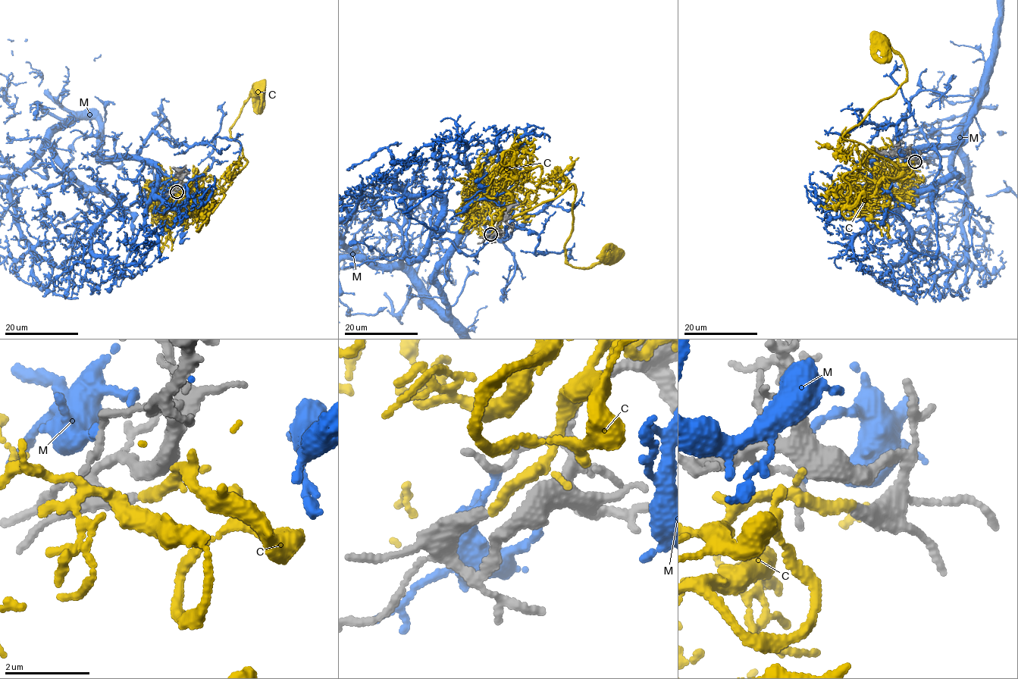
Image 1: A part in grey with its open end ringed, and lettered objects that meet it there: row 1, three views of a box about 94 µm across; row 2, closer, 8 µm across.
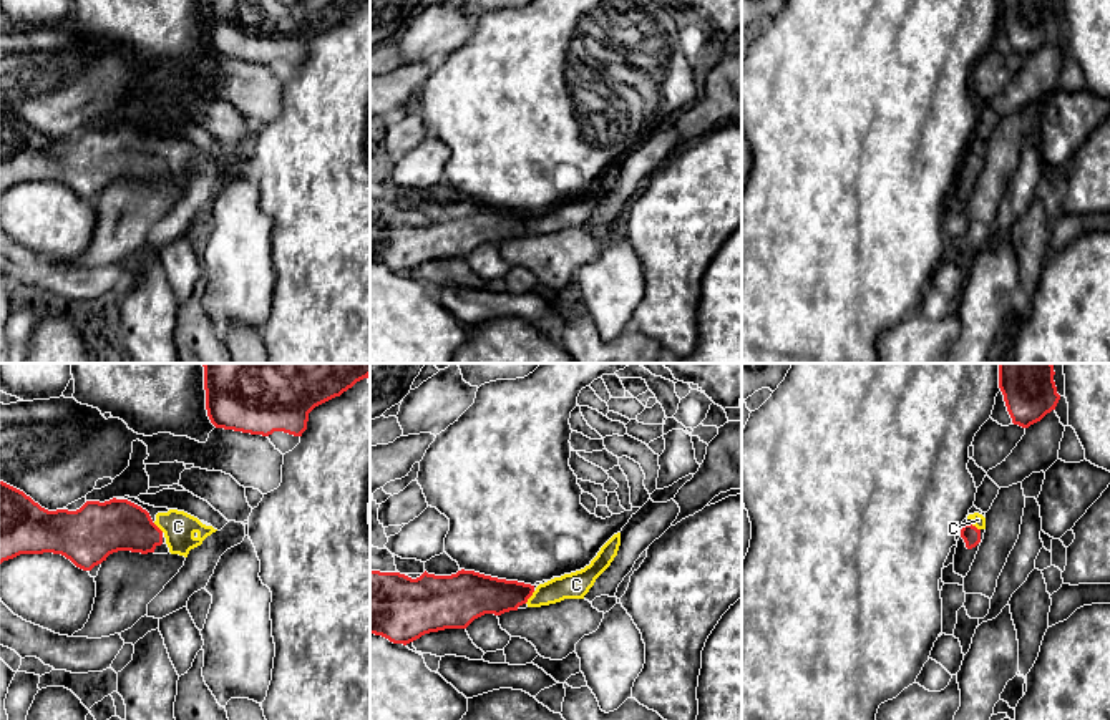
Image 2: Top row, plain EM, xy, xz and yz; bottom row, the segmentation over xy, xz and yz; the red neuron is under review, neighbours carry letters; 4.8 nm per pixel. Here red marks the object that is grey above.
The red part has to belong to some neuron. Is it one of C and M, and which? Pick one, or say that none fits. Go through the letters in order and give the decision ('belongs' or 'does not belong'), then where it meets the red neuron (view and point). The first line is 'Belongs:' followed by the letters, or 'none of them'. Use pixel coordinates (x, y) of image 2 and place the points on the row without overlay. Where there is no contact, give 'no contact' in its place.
Belongs: C
C: belongs; meets red in xz at (530, 224)
M: does not belong; no contact

